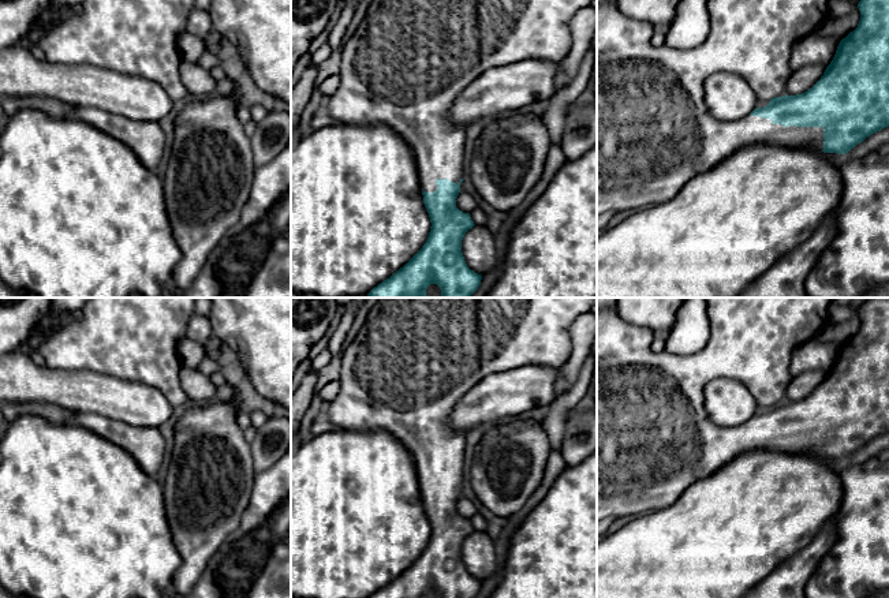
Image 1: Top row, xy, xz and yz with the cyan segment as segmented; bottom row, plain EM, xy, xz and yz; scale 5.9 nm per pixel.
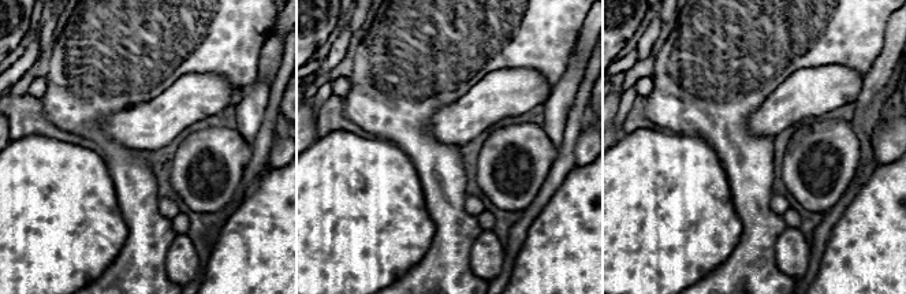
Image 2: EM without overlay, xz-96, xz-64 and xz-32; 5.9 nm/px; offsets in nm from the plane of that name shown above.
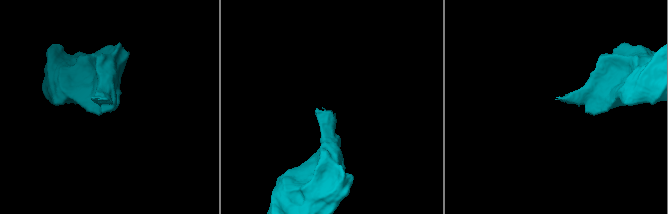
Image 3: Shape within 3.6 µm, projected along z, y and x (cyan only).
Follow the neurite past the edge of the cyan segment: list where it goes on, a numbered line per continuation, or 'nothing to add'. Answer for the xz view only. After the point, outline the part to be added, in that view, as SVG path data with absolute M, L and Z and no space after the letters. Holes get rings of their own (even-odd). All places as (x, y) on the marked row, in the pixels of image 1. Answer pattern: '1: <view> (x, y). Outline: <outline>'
1: xz (408, 60). Outline: M374 0L367 8L363 22L355 34L345 38L343 42L340 49L340 70L337 72L340 83L336 91L328 97L328 112L336 122L367 126L385 124L386 127L395 130L412 150L423 191L436 191L437 179L448 179L449 182L452 180L457 184L464 177L463 152L466 128L460 128L448 120L448 113L456 98L478 76L493 67L508 66L522 60L546 60L550 63L563 61L572 46L569 22L578 10L590 7L591 1L593 0Z

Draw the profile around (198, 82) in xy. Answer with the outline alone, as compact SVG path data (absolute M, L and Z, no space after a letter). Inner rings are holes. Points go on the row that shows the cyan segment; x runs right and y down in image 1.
M194 61L180 63L180 79L188 94L197 98L214 94L217 82L205 68Z

